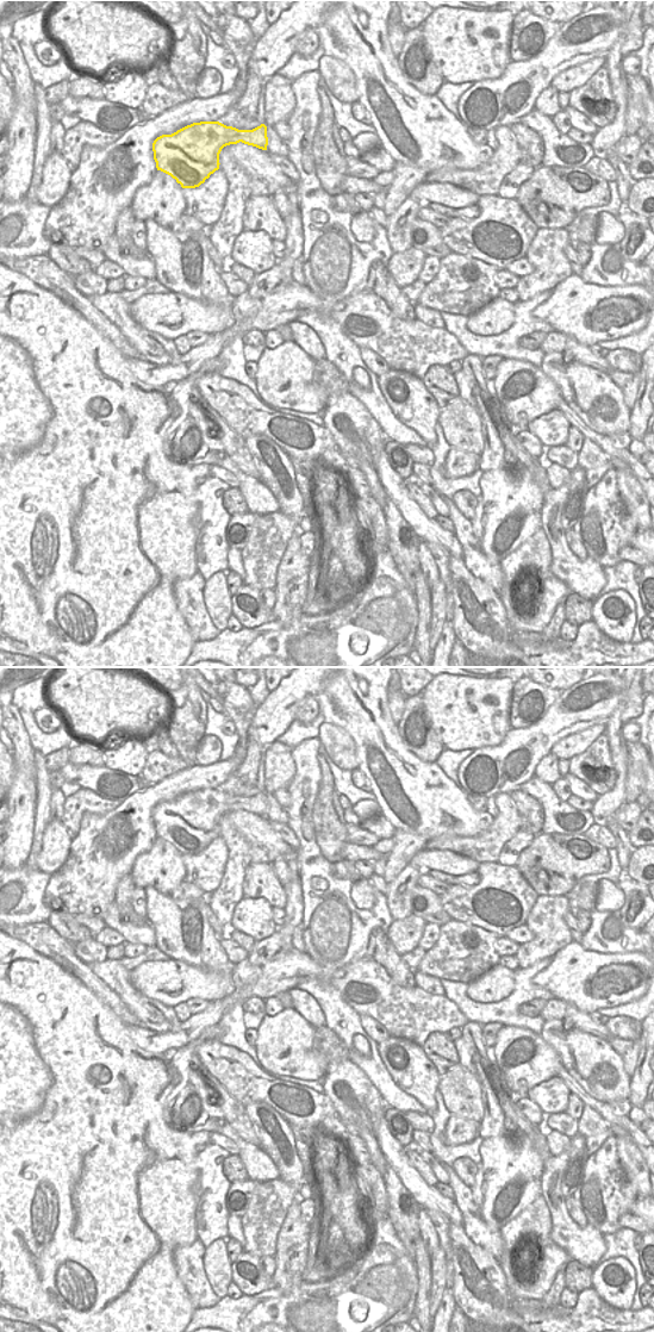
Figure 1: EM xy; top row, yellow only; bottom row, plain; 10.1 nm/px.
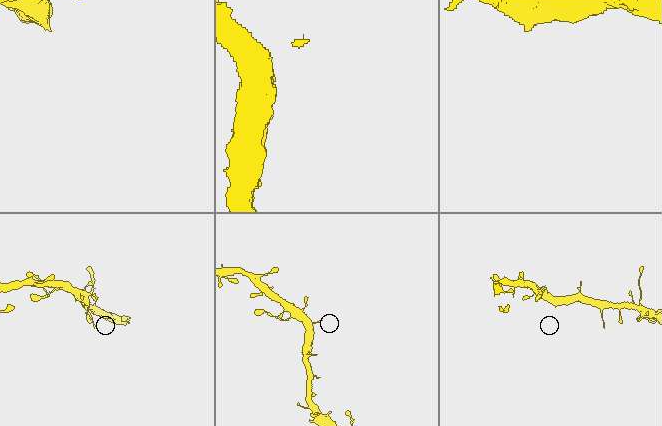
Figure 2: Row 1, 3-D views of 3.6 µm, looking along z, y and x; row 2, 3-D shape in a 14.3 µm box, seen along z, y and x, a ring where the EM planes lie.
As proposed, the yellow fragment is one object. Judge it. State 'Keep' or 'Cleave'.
Keep.

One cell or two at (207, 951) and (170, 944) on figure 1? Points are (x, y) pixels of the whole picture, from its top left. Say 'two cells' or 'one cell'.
one cell

